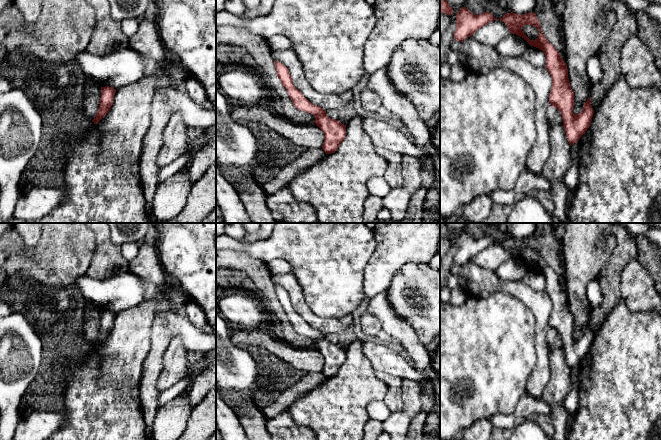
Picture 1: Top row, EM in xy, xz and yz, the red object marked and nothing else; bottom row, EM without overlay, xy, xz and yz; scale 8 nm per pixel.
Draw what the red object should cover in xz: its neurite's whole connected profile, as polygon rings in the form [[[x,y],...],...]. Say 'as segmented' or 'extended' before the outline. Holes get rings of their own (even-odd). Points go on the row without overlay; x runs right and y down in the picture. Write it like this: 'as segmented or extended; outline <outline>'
as segmented; outline [[[274,284],[274,289],[277,301],[288,316],[294,330],[301,335],[315,340],[314,347],[324,357],[322,373],[326,378],[334,377],[346,361],[346,349],[342,348],[339,344],[331,343],[327,340],[324,333],[309,326],[293,309],[289,294],[284,288]]]

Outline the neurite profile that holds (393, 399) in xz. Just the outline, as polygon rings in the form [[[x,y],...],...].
[[[376,372],[376,376],[386,384],[388,391],[384,402],[391,412],[399,411],[403,406],[402,379],[383,372]]]

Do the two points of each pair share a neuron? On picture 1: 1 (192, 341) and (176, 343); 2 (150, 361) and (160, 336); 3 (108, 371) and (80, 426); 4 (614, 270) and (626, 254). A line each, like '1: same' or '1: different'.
1: different
2: same
3: same
4: same

